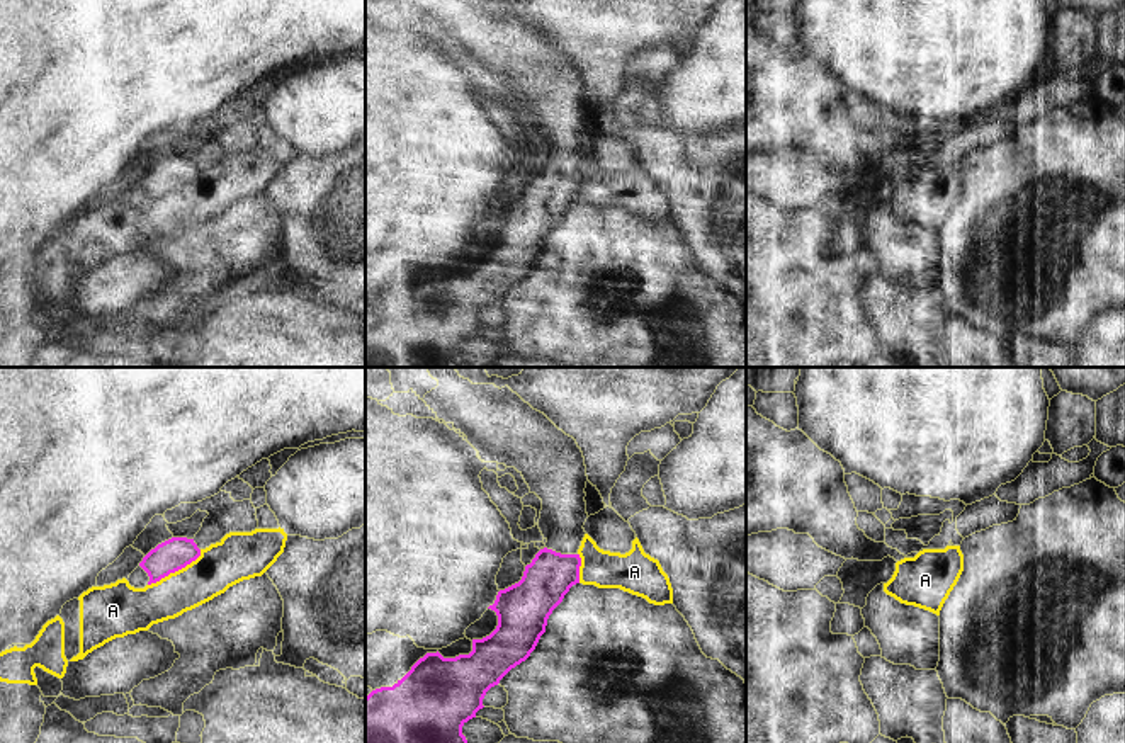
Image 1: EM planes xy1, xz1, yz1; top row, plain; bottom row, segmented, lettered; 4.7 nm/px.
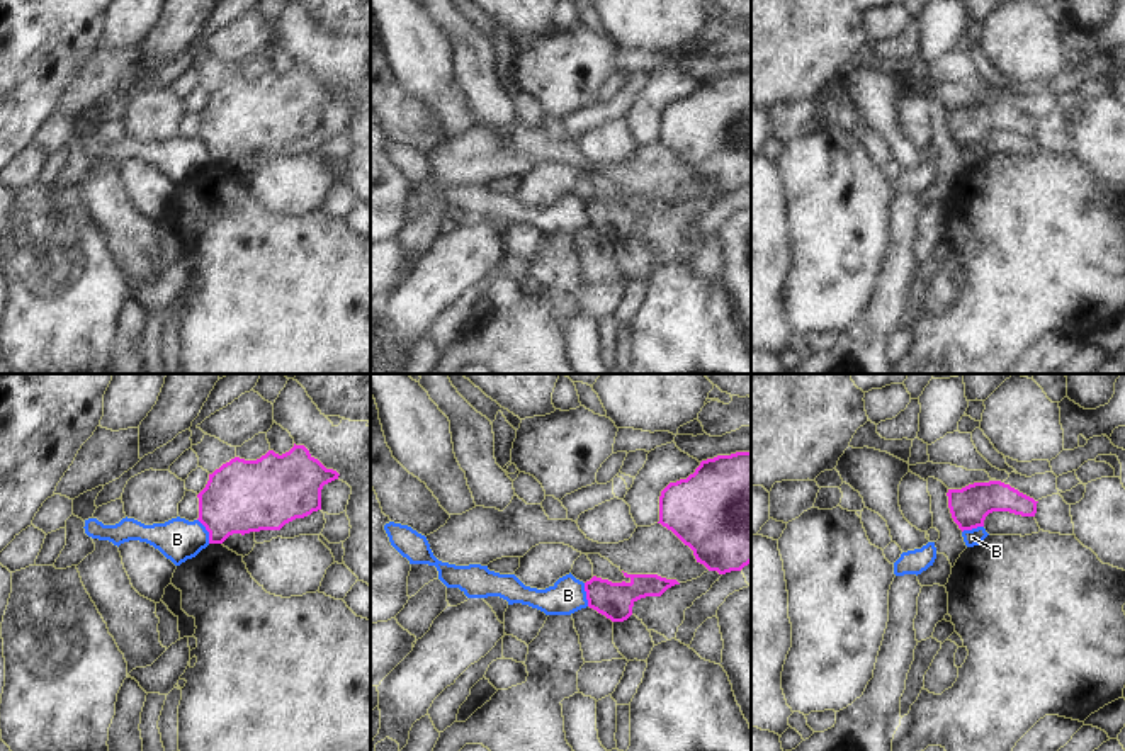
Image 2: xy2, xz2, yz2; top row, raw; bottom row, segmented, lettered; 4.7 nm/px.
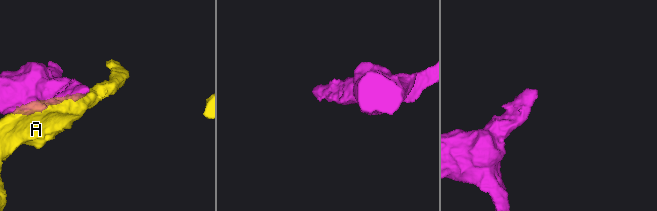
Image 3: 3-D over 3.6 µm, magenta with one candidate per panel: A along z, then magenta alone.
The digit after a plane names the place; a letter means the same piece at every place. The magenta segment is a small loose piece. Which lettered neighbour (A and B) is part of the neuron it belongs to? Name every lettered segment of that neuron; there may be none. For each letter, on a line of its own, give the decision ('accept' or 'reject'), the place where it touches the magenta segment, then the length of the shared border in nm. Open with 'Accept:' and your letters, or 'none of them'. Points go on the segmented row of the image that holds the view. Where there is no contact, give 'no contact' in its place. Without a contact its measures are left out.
Accept: none of them
A: reject; meets magenta in xy1 at (175, 570); contact 300 nm long
B: reject; meets magenta in xy2 at (206, 529); contact 130 nm long

